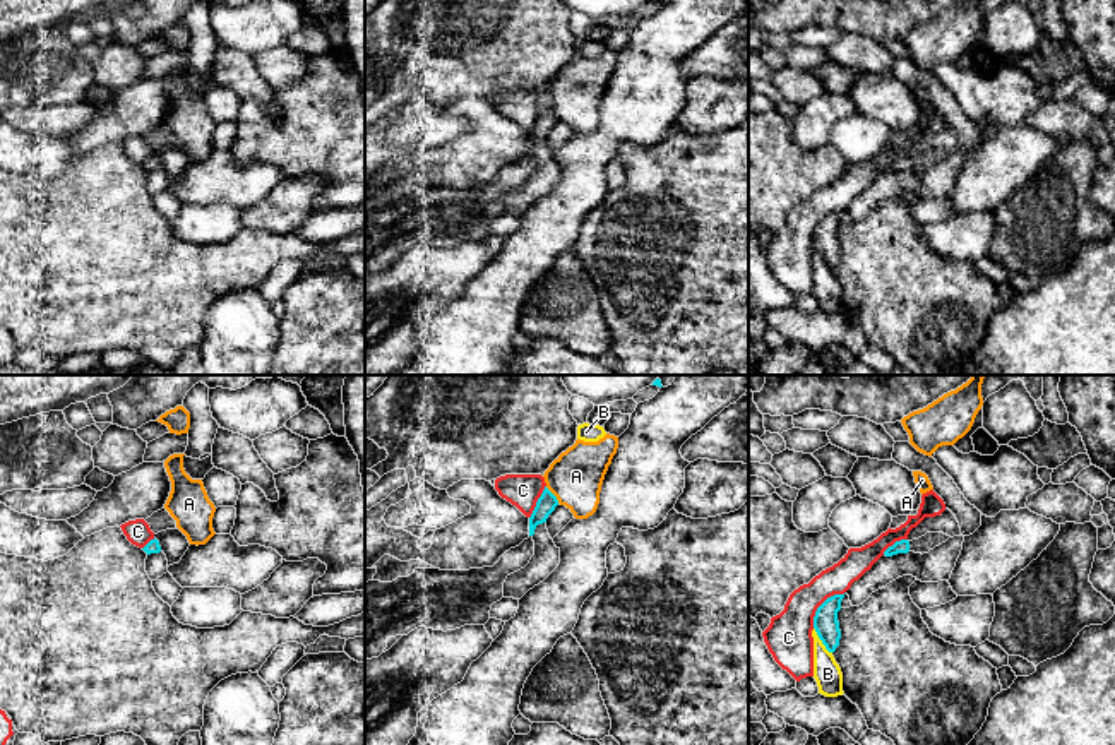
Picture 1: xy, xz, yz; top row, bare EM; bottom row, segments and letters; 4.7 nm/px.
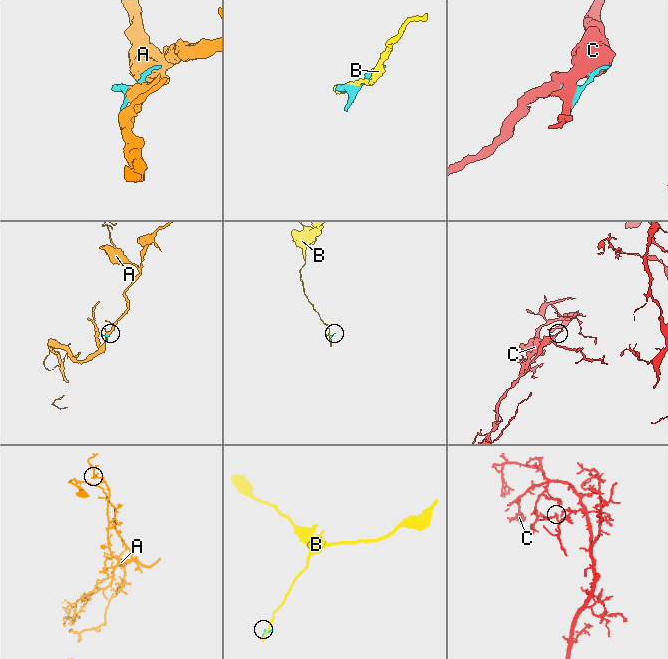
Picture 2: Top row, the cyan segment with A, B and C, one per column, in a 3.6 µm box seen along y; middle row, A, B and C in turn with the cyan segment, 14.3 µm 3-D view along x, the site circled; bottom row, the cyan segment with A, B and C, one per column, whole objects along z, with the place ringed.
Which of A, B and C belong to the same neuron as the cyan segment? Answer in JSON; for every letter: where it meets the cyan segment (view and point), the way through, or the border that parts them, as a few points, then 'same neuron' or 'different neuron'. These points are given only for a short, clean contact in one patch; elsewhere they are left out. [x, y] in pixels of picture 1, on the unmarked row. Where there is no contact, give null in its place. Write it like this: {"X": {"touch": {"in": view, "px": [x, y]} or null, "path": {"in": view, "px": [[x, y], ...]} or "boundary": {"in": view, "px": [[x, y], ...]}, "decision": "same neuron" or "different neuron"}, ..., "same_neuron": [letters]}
{"A": {"touch": {"in": "xz", "px": [554, 112]}, "boundary": {"in": "xz", "px": [[545, 103], [559, 119]]}, "decision": "different neuron"}, "B": {"touch": {"in": "yz", "px": [821, 256]}, "decision": "different neuron"}, "C": {"touch": {"in": "yz", "px": [821, 221]}, "decision": "different neuron"}, "same_neuron": []}

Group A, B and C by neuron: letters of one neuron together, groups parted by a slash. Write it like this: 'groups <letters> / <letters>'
groups A / B / C

